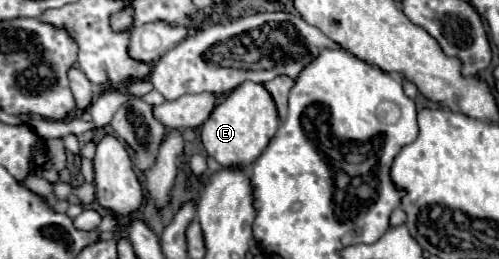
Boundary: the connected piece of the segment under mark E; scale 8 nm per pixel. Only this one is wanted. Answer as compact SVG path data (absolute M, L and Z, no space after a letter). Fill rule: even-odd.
M245 81L213 109L211 117L201 127L201 141L205 151L217 163L221 163L221 167L245 169L265 151L269 141L275 137L277 127L279 115L269 91L265 91L265 87L259 83Z

